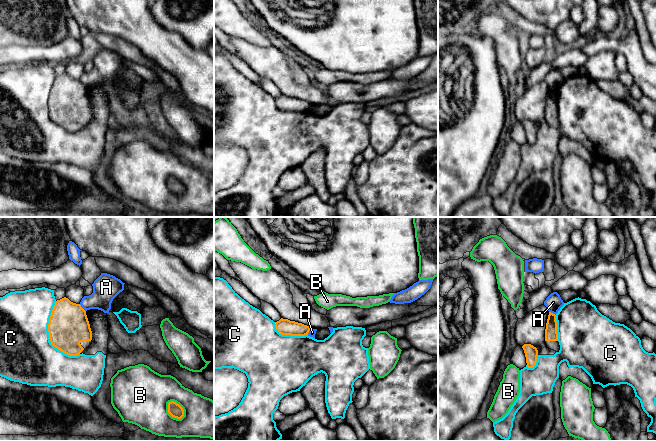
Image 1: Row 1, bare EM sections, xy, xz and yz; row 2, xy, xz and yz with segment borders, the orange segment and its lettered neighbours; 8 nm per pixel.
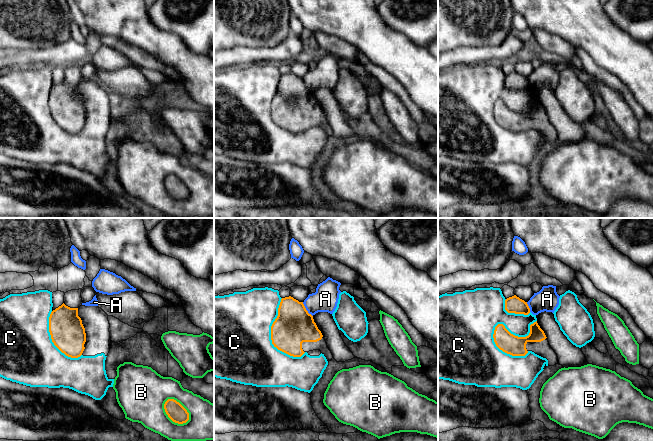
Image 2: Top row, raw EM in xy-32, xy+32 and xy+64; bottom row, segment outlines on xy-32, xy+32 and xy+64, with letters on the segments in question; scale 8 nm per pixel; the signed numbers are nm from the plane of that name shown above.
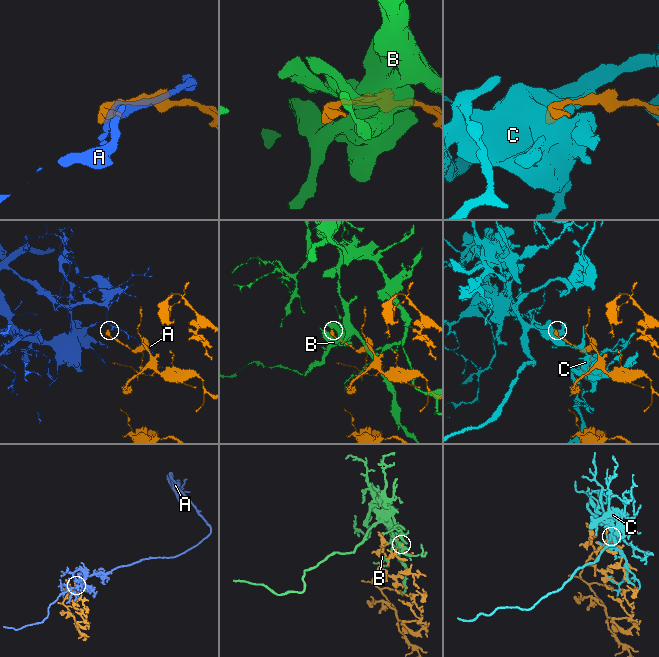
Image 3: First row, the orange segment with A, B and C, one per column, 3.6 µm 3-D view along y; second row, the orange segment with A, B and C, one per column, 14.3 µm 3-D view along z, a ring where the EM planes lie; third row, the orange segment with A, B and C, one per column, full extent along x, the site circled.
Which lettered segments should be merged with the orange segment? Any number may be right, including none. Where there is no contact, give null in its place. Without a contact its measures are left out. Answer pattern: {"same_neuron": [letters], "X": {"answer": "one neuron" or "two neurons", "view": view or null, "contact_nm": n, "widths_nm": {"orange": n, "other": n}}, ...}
{"same_neuron": [], "A": {"answer": "two neurons", "view": "xy", "contact_nm": 80, "widths_nm": {"orange": 320, "other": 200}}, "B": {"answer": "two neurons", "view": "xy", "contact_nm": 180, "widths_nm": {"orange": 110, "other": 420}}, "C": {"answer": "two neurons", "view": "xy", "contact_nm": 480, "widths_nm": {"orange": 320, "other": 440}}}

